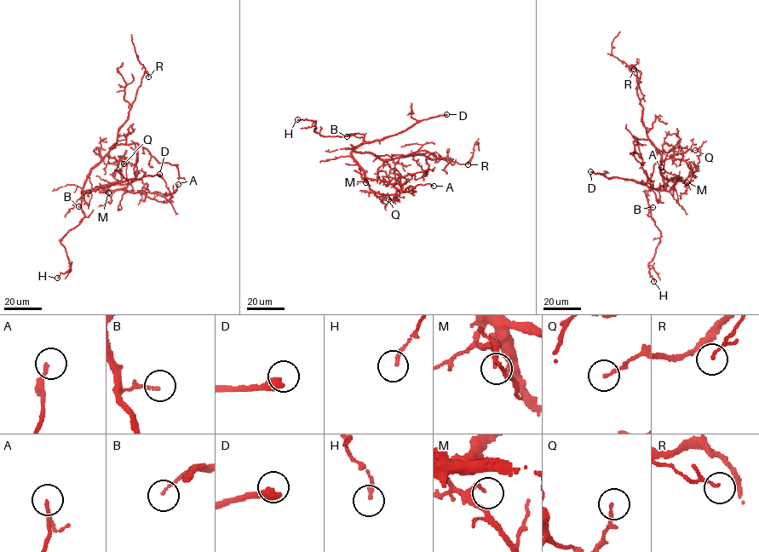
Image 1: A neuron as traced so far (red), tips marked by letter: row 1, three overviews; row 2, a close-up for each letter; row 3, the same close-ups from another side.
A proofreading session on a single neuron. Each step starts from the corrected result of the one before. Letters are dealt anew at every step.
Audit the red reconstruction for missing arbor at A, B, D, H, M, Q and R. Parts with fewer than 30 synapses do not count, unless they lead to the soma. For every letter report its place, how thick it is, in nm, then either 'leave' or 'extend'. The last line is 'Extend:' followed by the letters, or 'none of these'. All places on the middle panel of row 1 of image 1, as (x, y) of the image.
A: (434, 186) | 180 nm | leave
B: (347, 136) | 90 nm | leave
D: (446, 114) | 440 nm | extend
H: (297, 119) | 170 nm | leave
M: (365, 182) | 130 nm | leave
Q: (388, 199) | 130 nm | leave
R: (468, 164) | 80 nm | leave
Extend: D

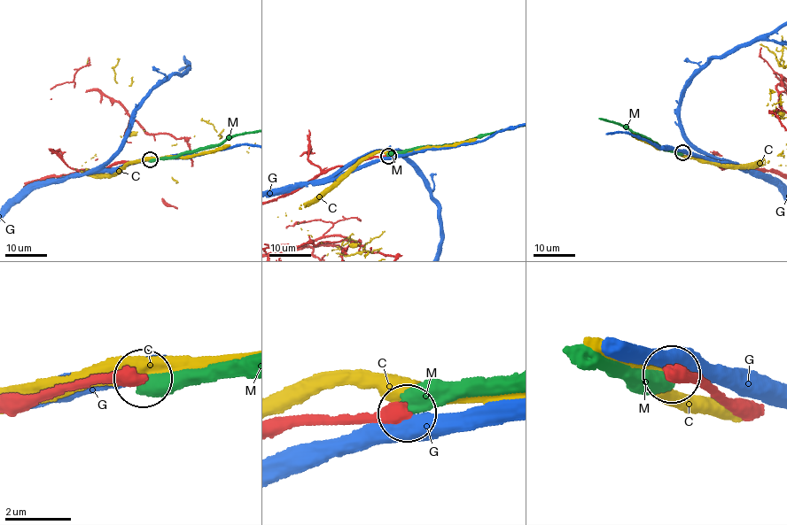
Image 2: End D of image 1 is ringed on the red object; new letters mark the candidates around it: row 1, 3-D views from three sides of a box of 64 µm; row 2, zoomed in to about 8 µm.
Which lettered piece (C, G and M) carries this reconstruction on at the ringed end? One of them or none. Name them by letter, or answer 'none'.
none

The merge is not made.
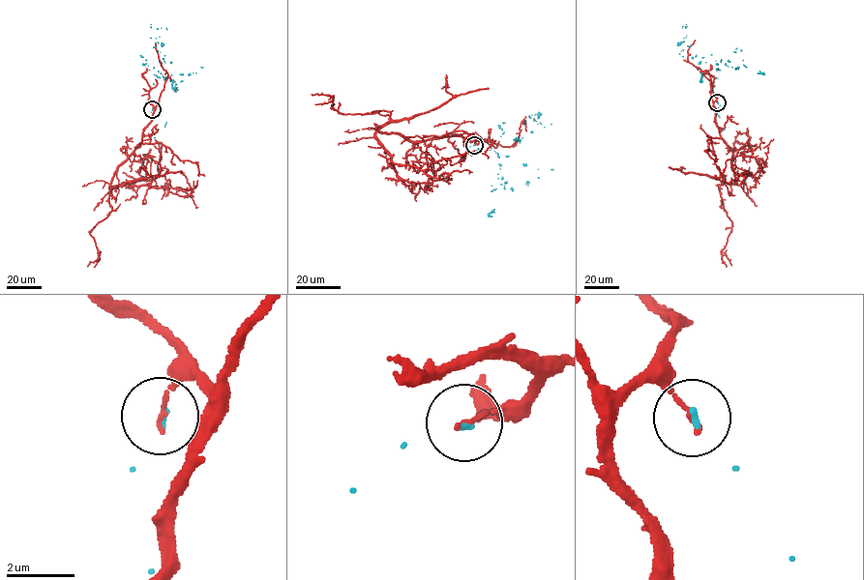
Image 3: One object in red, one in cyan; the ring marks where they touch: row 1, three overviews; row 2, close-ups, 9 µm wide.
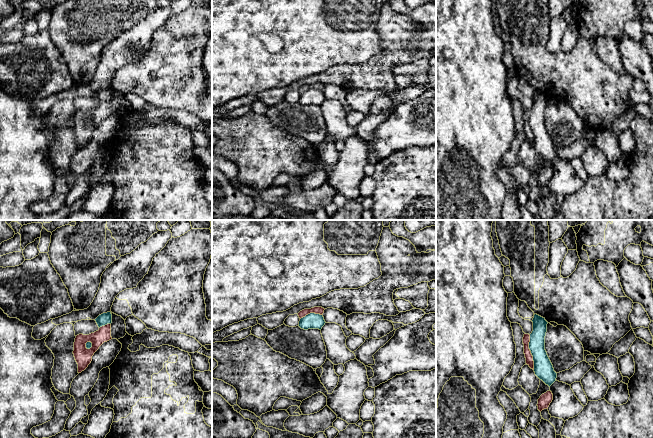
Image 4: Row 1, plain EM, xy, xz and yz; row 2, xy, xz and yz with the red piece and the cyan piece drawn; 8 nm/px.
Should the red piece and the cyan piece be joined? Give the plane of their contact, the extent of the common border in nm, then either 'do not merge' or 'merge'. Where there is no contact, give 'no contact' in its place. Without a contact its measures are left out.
meets red in yz; contact 280 nm long; do not merge

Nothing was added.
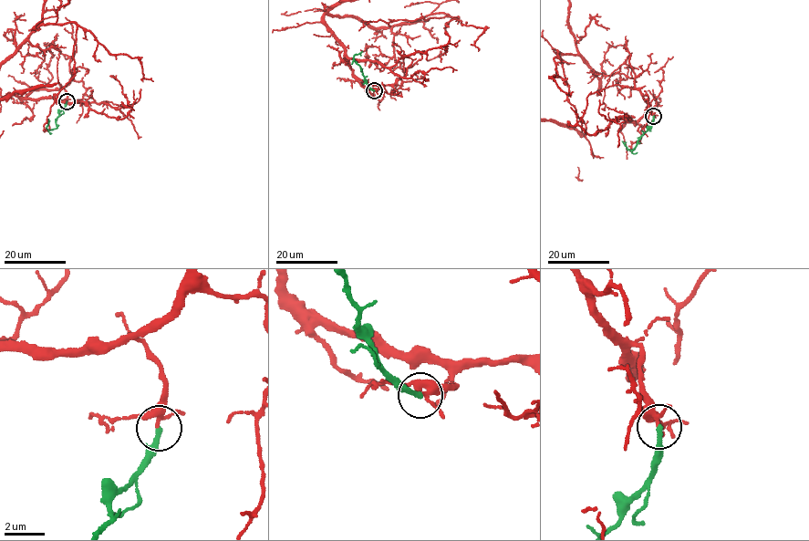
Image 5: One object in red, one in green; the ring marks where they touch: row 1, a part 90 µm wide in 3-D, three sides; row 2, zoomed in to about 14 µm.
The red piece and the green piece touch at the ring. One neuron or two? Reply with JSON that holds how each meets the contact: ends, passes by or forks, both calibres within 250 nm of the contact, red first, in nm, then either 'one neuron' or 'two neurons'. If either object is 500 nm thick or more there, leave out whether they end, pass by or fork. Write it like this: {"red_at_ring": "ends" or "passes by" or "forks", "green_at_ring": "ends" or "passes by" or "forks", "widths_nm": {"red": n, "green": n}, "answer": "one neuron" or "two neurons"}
{"red_at_ring": "forks", "green_at_ring": "ends", "widths_nm": {"red": 160, "green": 260}, "answer": "one neuron"}

